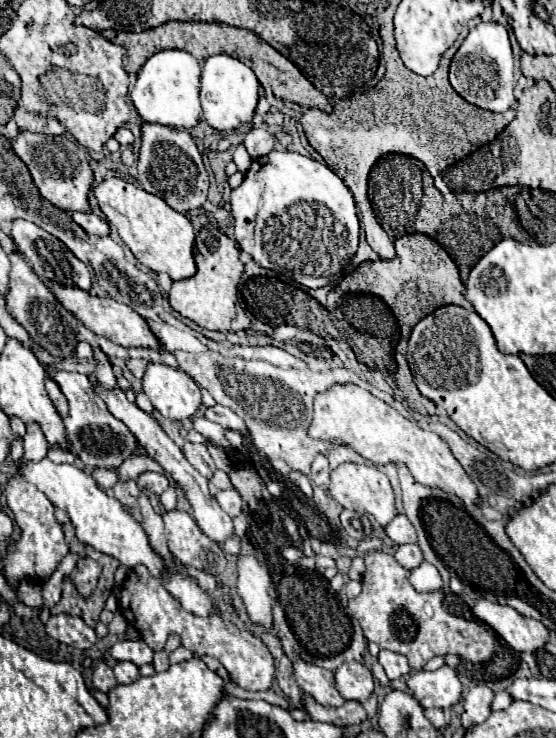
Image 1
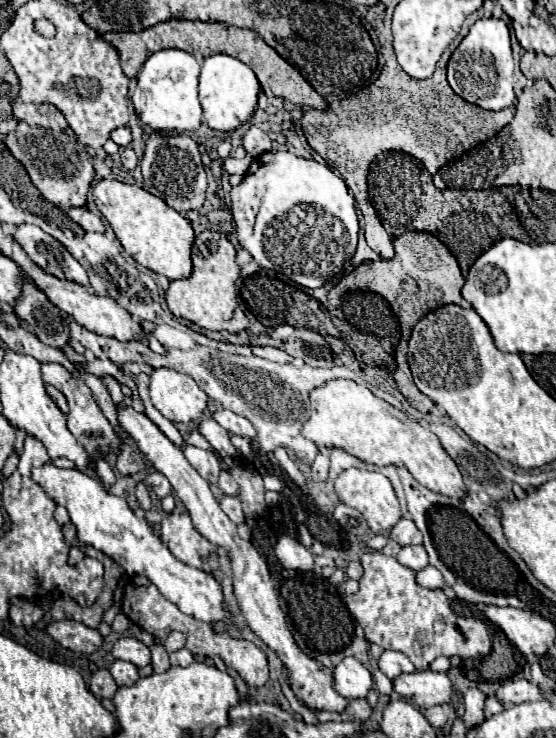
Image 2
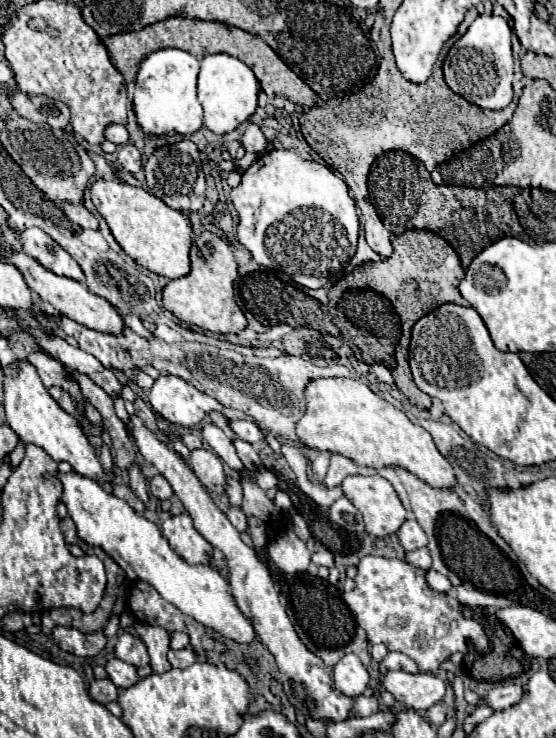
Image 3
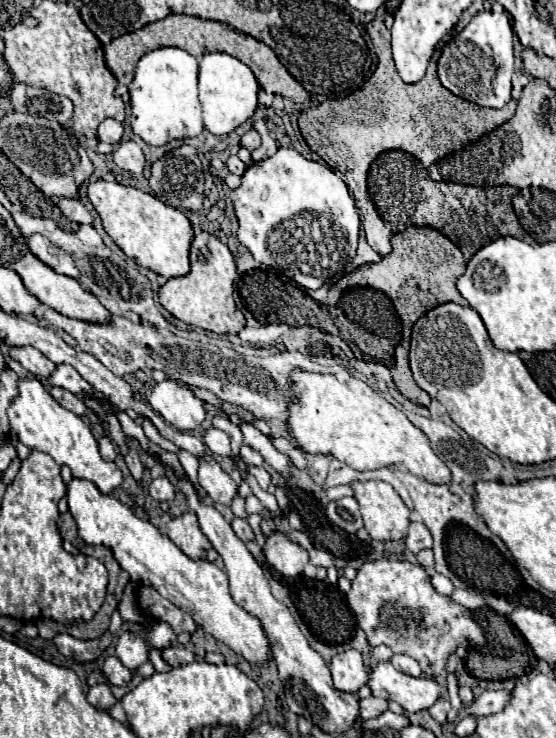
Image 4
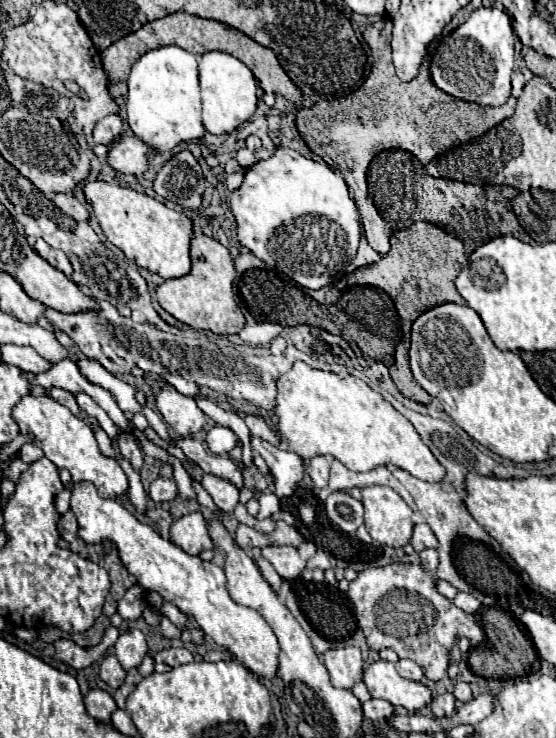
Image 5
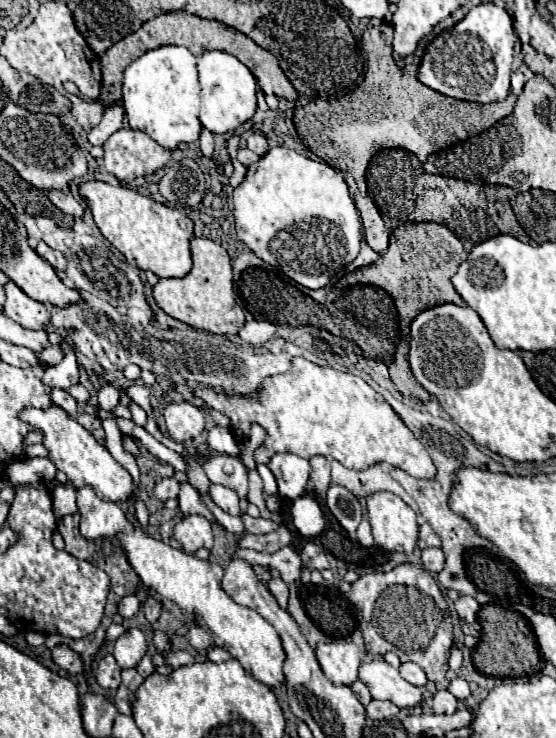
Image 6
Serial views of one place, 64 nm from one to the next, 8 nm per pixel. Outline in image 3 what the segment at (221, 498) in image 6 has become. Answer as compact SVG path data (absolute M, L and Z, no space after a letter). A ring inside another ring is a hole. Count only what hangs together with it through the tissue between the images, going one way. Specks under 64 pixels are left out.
M190 450L190 458L188 458L192 470L196 472L196 476L200 478L200 482L210 490L210 492L224 492L224 470L222 470L222 462L216 454L212 454L210 450Z

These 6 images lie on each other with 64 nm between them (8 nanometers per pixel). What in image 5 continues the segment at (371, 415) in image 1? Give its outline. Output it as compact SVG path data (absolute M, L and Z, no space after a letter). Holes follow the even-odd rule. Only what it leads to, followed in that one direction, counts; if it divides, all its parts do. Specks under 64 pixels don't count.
M296 362L292 370L278 380L278 404L274 414L278 416L276 432L282 438L282 444L278 446L280 450L296 452L302 458L314 458L318 454L332 456L354 472L368 472L378 466L394 464L426 482L440 482L444 478L444 466L434 458L414 426L390 402L386 402L382 394L374 392L364 380L356 376L340 378L334 372L314 370L304 362Z

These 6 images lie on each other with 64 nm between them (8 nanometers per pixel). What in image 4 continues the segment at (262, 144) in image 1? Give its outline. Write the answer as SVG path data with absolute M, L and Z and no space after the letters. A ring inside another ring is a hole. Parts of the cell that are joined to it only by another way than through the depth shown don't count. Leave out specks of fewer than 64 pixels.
M250 128L244 136L242 136L242 140L240 140L240 146L244 146L244 148L248 148L250 152L252 150L256 150L258 146L260 146L260 134L254 130L254 128Z

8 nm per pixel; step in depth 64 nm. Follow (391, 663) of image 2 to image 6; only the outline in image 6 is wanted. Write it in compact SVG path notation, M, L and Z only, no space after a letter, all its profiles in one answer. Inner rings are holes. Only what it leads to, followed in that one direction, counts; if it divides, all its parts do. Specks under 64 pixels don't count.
M404 662L404 664L400 664L400 676L404 678L404 680L408 680L410 684L414 684L414 686L418 686L418 688L424 688L426 686L426 674L422 672L422 668L418 666L418 664L412 664L412 662Z

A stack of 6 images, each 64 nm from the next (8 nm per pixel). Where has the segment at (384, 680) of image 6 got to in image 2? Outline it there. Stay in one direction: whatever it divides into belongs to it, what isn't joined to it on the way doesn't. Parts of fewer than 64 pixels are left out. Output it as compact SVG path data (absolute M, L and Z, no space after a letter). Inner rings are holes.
M420 670L412 674L402 674L394 680L394 690L414 702L418 708L426 710L430 706L448 704L454 696L454 682L448 672Z

